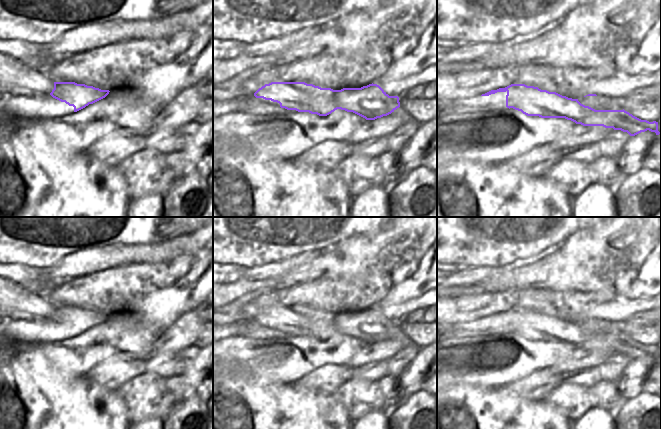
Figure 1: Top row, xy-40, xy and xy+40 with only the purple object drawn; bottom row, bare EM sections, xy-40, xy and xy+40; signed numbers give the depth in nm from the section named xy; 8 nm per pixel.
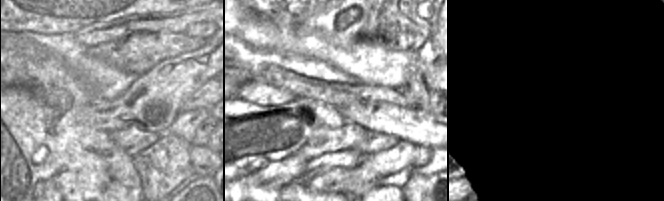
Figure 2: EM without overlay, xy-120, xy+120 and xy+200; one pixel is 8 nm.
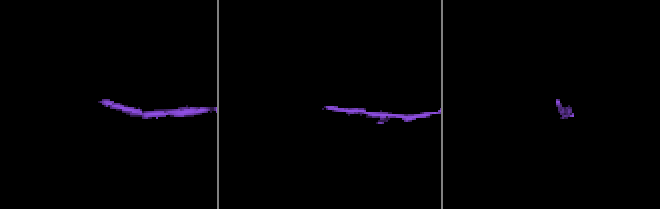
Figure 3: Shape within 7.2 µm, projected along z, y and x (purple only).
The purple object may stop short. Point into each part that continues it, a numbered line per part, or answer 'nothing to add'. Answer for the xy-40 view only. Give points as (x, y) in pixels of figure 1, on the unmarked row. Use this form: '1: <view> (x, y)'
1: xy-40 (12, 296)

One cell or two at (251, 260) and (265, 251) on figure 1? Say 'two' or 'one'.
one

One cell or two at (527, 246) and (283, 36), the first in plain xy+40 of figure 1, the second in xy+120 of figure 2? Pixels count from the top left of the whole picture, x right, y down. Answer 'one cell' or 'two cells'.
two cells

